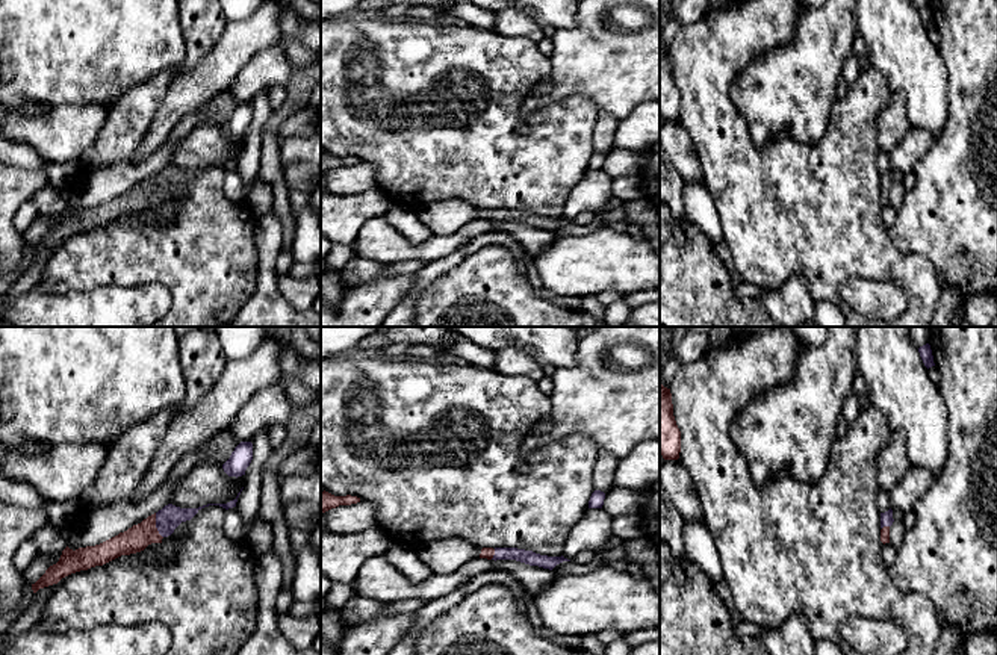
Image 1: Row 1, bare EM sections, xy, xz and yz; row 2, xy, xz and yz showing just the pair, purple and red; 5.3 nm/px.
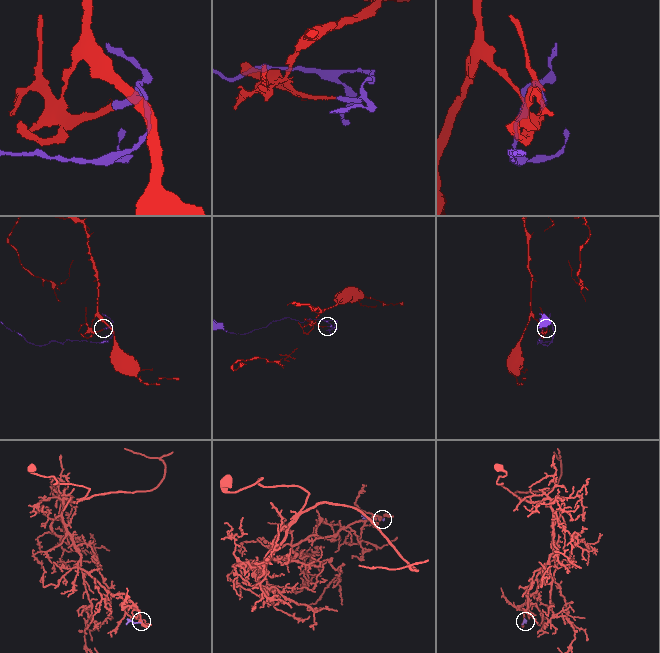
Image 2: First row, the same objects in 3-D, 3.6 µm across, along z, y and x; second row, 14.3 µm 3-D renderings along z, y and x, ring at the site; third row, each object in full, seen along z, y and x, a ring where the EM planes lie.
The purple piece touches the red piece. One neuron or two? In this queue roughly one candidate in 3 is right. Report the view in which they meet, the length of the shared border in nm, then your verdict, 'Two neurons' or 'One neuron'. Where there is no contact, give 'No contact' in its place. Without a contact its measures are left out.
Touches purple in xy. Shared border 140 nm. One neuron

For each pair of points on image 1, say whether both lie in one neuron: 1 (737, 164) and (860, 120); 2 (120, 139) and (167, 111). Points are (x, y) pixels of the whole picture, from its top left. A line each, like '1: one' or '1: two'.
1: one
2: two

